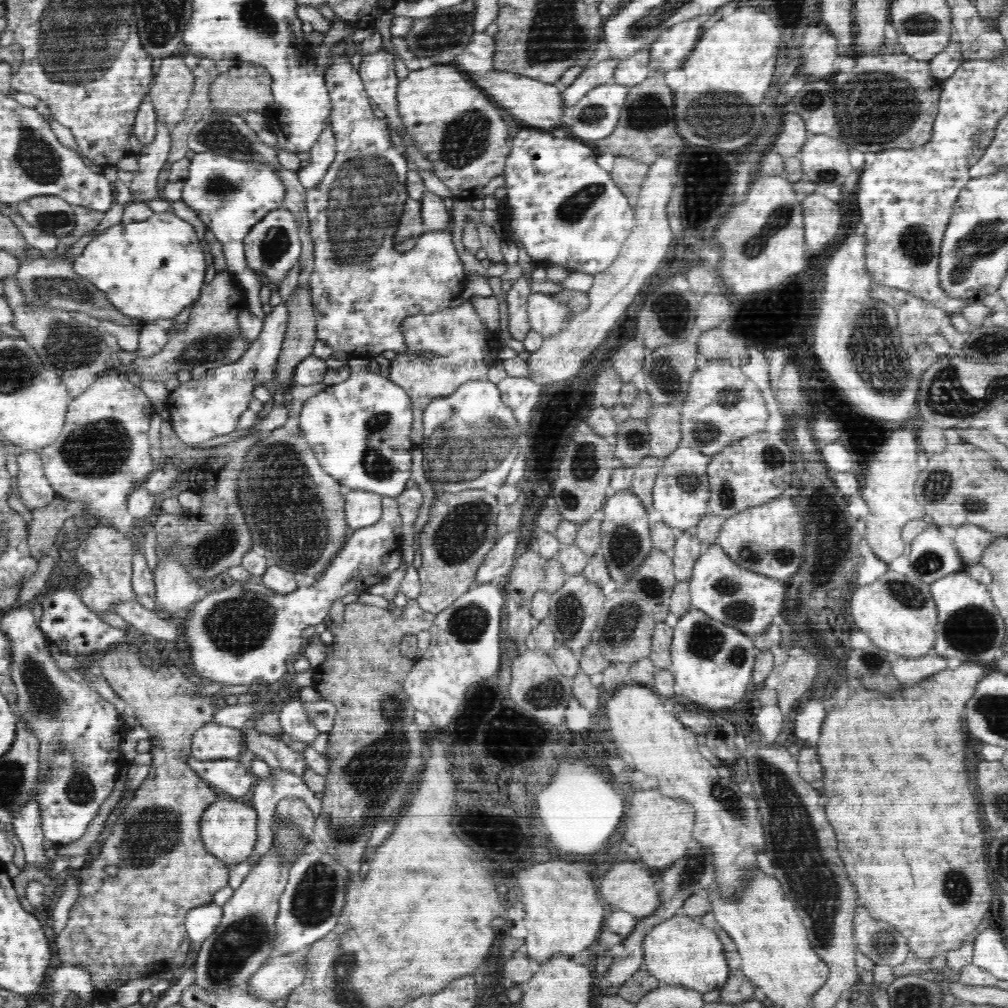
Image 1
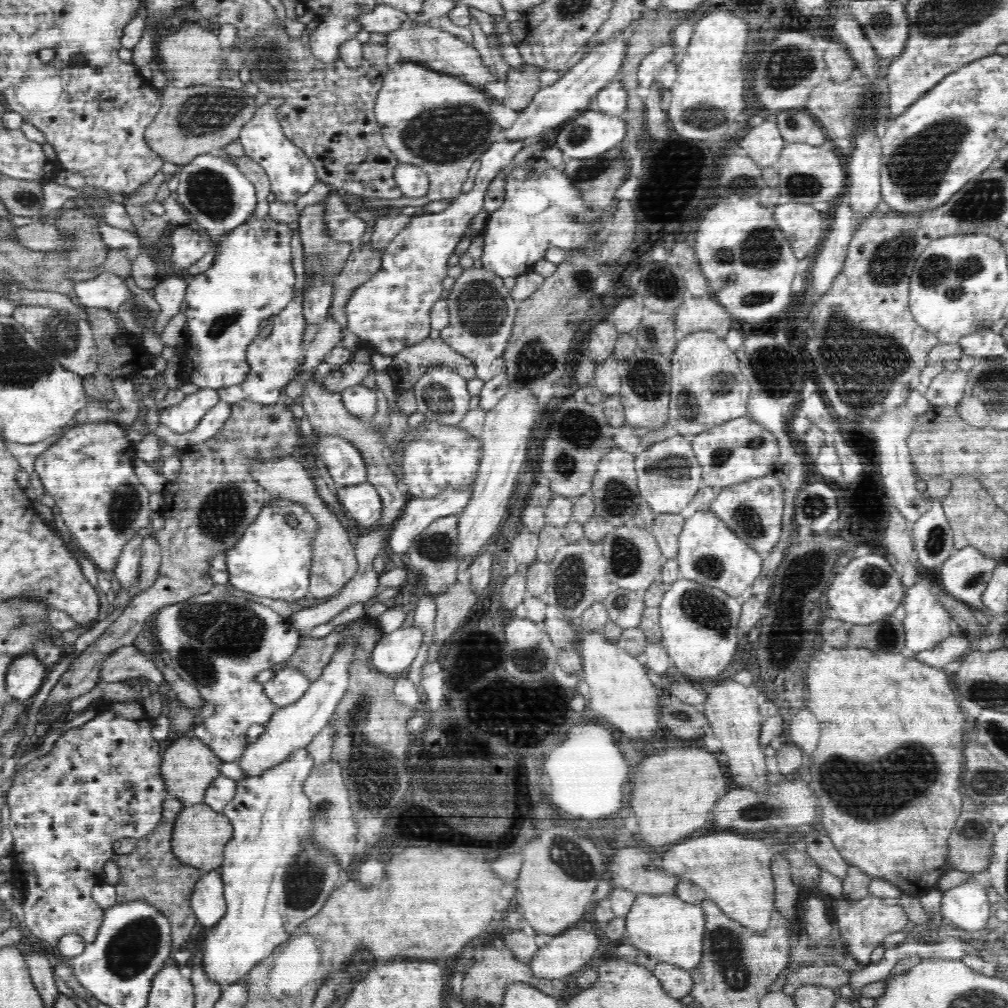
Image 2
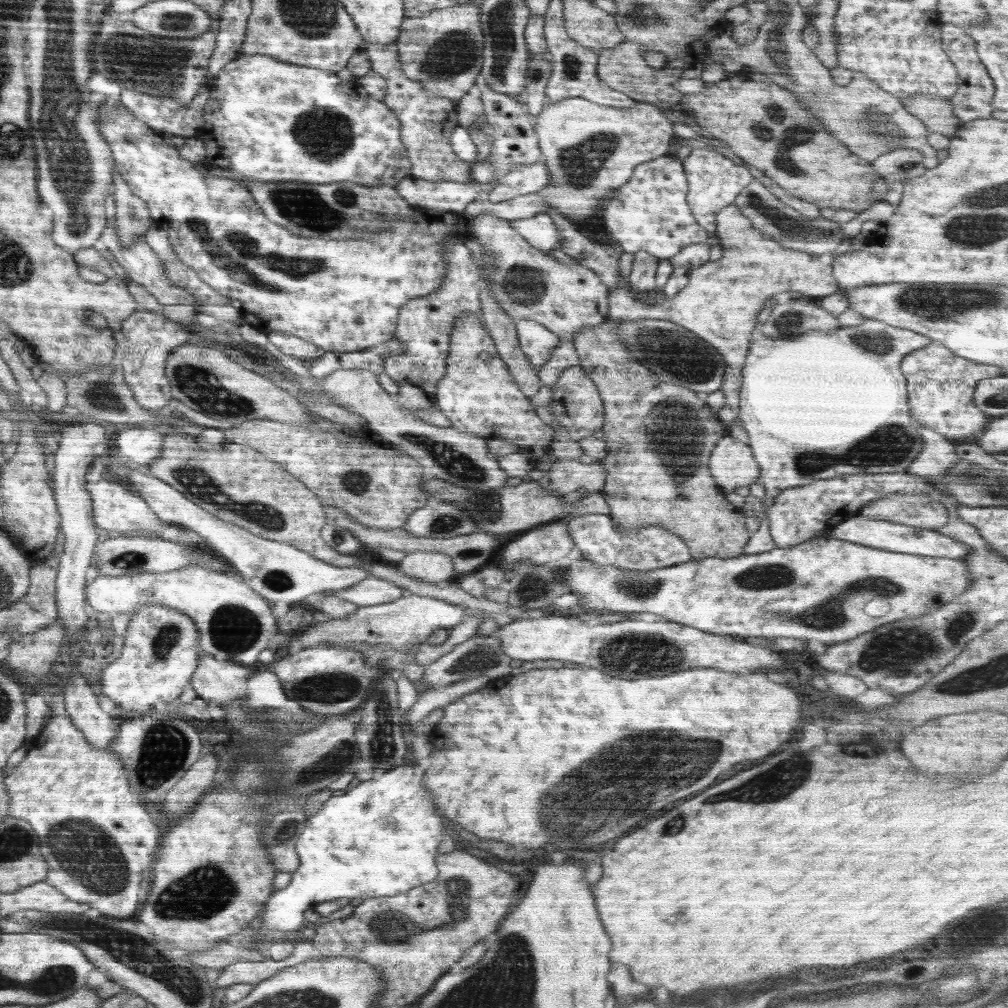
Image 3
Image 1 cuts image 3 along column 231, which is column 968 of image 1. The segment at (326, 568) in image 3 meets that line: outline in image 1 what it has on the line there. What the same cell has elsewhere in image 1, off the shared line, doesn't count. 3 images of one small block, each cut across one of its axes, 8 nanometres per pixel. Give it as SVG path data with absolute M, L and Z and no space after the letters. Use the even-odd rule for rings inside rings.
M963 524L956 529L954 542L961 559L966 566L980 563L983 550L994 542L995 534L974 524Z

